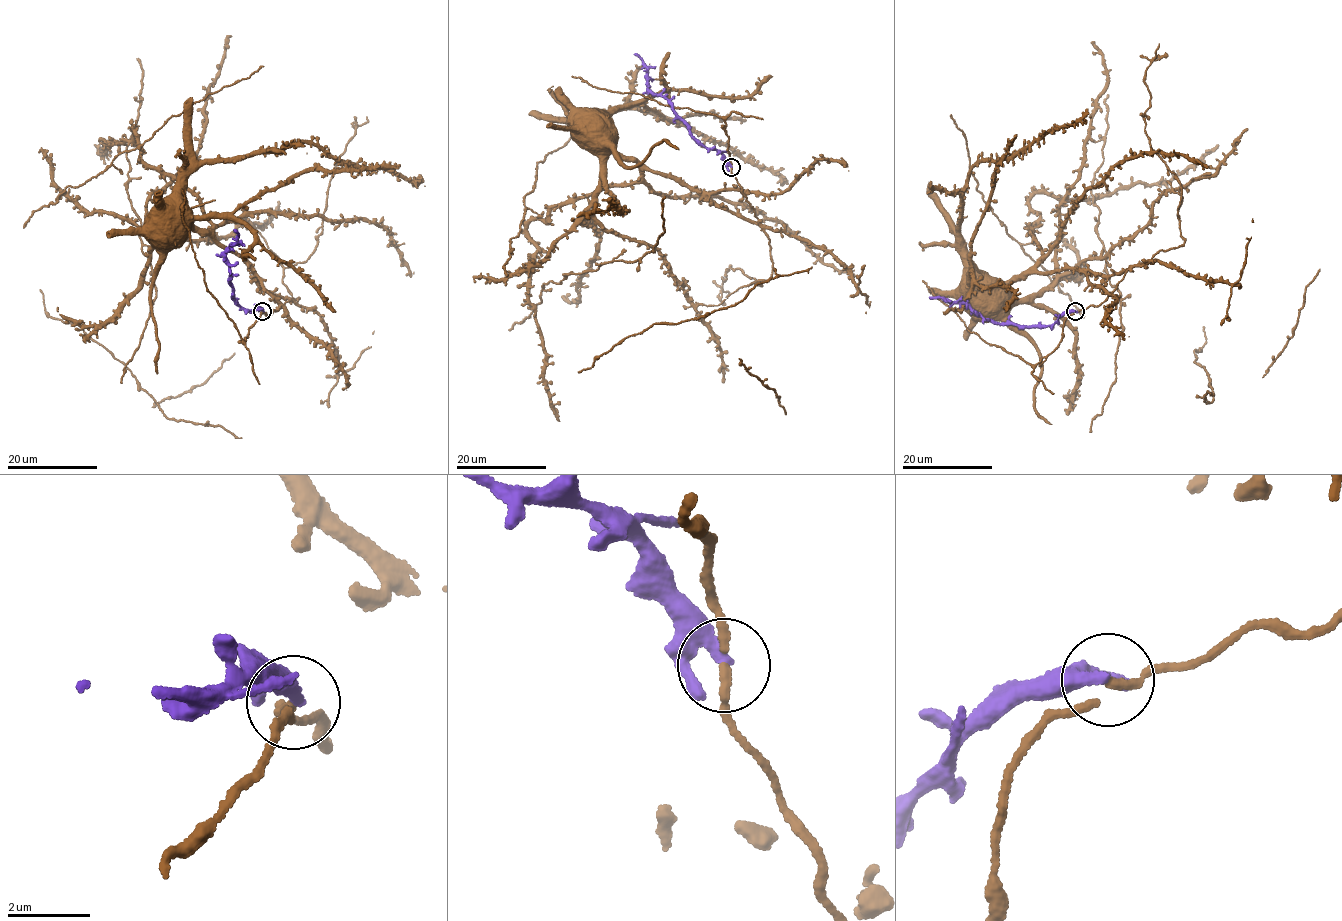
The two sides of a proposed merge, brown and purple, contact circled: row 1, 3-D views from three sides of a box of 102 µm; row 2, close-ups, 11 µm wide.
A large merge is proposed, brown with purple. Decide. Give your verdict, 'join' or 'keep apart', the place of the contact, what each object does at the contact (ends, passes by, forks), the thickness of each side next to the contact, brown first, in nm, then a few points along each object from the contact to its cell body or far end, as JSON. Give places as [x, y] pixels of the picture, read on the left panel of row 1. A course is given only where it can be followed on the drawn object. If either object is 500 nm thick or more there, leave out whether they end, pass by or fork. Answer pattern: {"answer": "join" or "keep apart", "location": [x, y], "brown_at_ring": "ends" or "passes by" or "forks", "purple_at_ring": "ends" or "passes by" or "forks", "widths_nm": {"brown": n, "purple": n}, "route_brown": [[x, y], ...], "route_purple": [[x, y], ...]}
{"answer": "keep apart", "location": [262, 311], "brown_at_ring": "passes by", "purple_at_ring": "ends", "widths_nm": {"brown": 180, "purple": 380}, "route_brown": [[262, 311], [266, 316], [289, 300], [258, 288], [242, 257], [207, 235], [167, 220], [167, 213], [167, 218]], "route_purple": [[262, 311], [258, 308], [238, 306], [233, 298], [226, 252], [238, 240], [234, 229]]}

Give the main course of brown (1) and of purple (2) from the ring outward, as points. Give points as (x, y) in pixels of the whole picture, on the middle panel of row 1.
1: (731, 167), (753, 208), (755, 222), (722, 209), (638, 162), (623, 159), (609, 144), (589, 139), (587, 124)
2: (731, 167), (722, 153), (704, 146), (692, 134), (672, 102), (649, 89), (646, 65), (634, 54)

